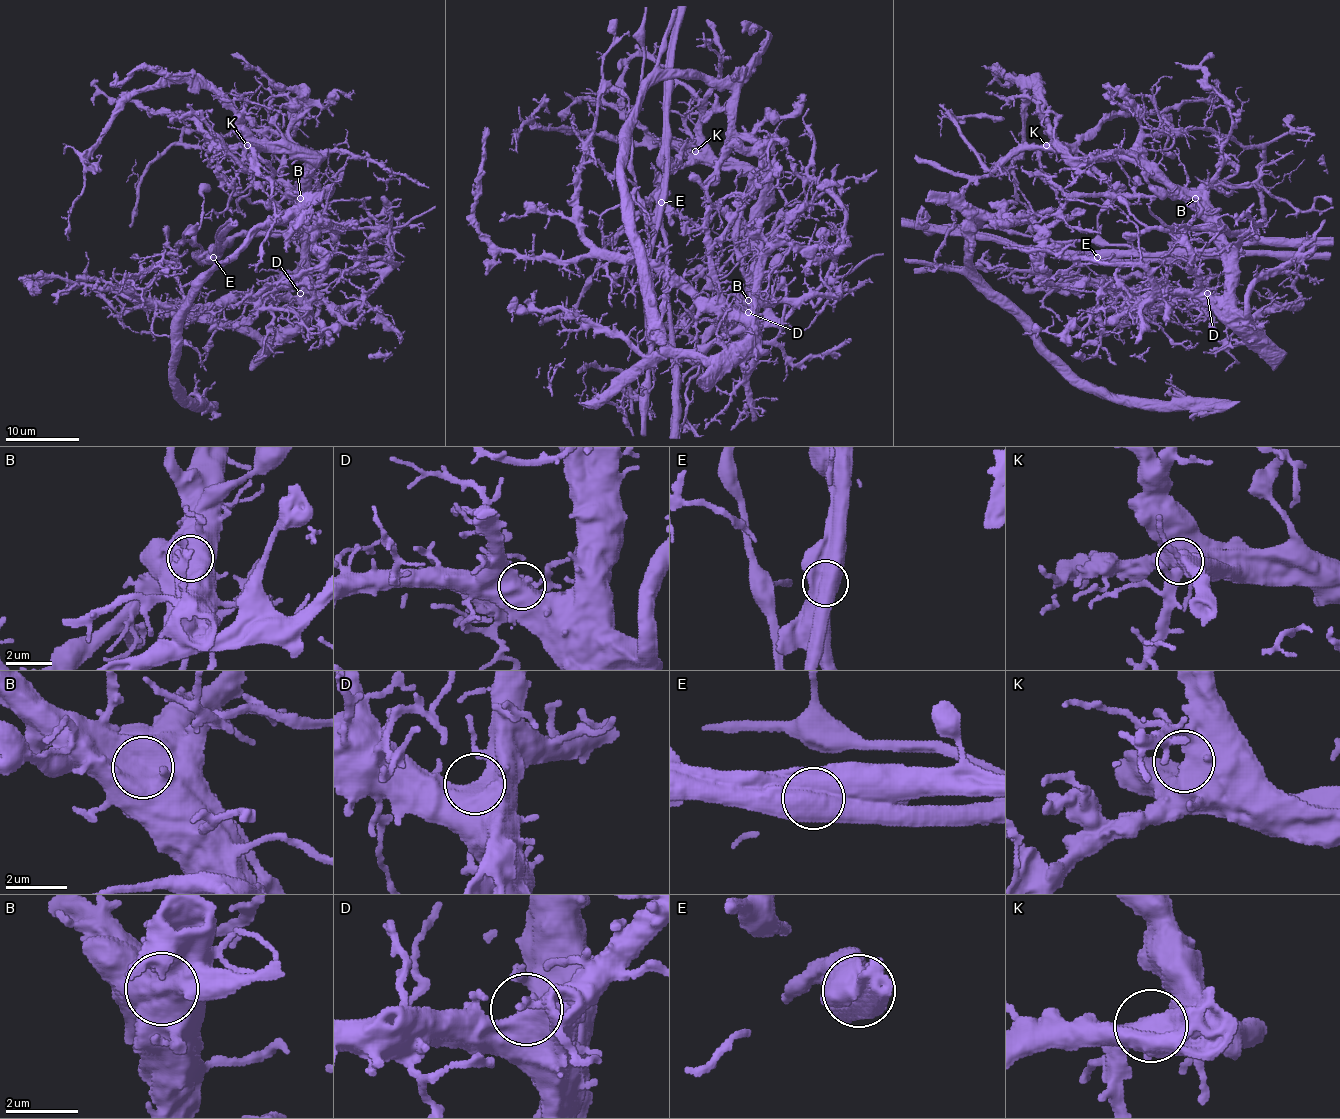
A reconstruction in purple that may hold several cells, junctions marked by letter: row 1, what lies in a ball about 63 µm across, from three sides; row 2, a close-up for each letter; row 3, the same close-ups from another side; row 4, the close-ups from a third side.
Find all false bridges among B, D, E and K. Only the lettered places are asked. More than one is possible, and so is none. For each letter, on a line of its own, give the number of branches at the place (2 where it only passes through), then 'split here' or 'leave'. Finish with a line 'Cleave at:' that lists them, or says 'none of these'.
B: 1 | split here
D: 2 | leave
E: 2 | split here
K: 2 | leave
Cleave at: B, E

